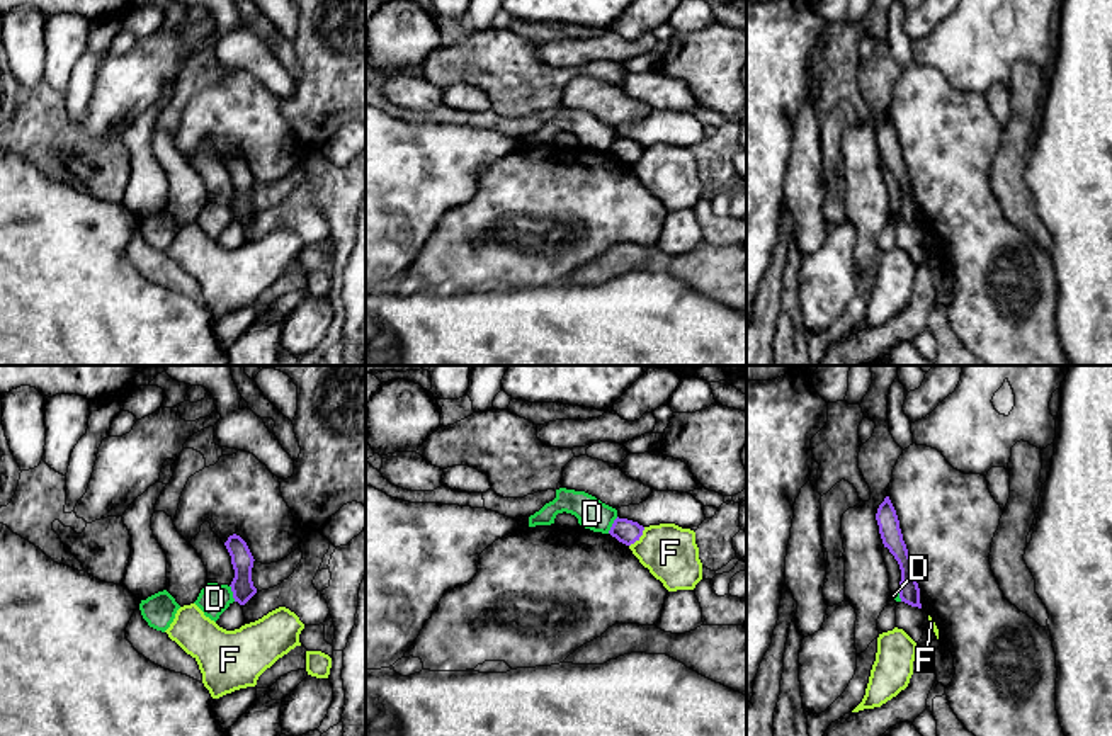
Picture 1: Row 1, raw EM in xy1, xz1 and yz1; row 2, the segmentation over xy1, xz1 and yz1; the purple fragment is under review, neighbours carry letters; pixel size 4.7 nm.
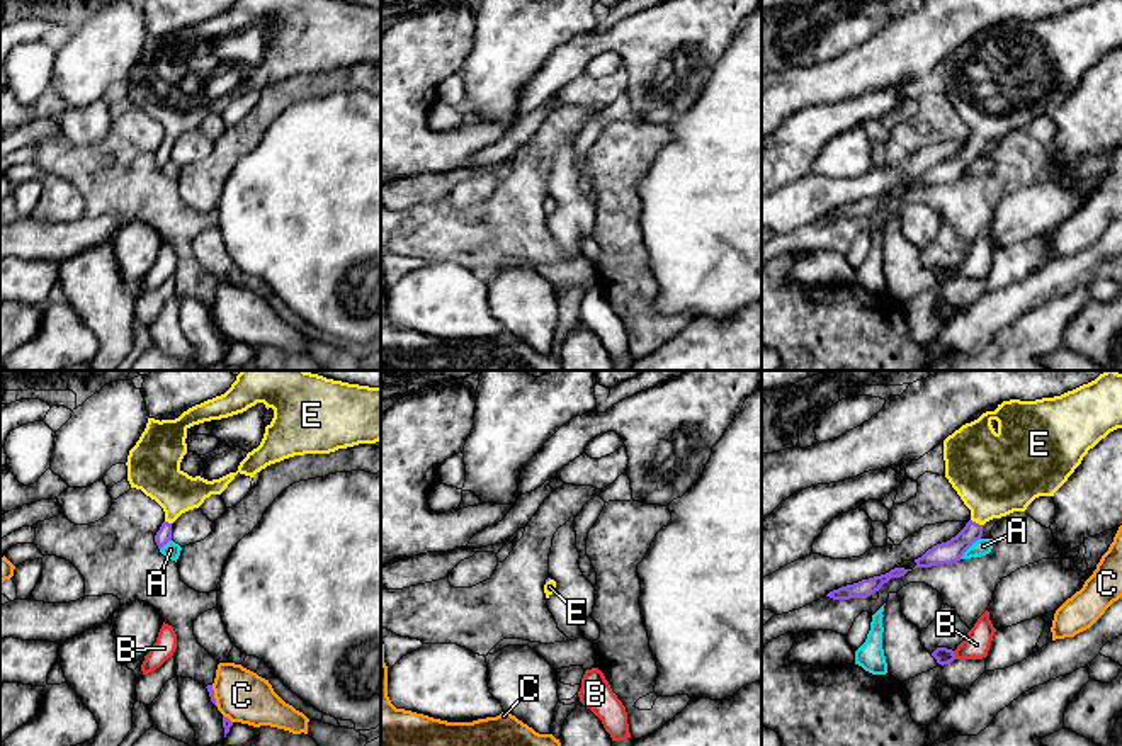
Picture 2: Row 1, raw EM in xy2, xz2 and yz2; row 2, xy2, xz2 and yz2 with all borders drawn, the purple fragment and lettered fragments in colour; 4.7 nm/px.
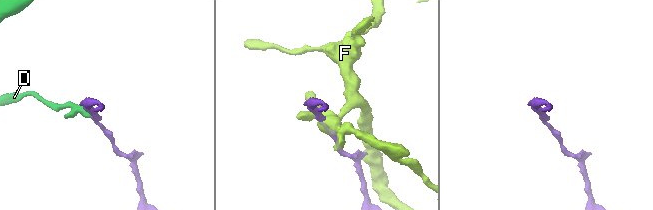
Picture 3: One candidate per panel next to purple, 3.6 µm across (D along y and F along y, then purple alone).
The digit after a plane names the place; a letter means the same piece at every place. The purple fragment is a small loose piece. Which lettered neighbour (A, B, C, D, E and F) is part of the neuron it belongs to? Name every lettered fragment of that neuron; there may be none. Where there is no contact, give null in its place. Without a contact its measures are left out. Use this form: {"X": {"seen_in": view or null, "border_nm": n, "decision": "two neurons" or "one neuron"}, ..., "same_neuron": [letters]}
{"A": {"seen_in": "yz2", "border_nm": 140, "decision": "two neurons"}, "B": {"seen_in": "yz2", "border_nm": 40, "decision": "two neurons"}, "C": {"seen_in": "xy2", "border_nm": 110, "decision": "two neurons"}, "D": {"seen_in": "xz1", "border_nm": 90, "decision": "two neurons"}, "E": {"seen_in": "yz2", "border_nm": 70, "decision": "one neuron"}, "F": {"seen_in": "xz1", "border_nm": 120, "decision": "two neurons"}, "same_neuron": ["E"]}

